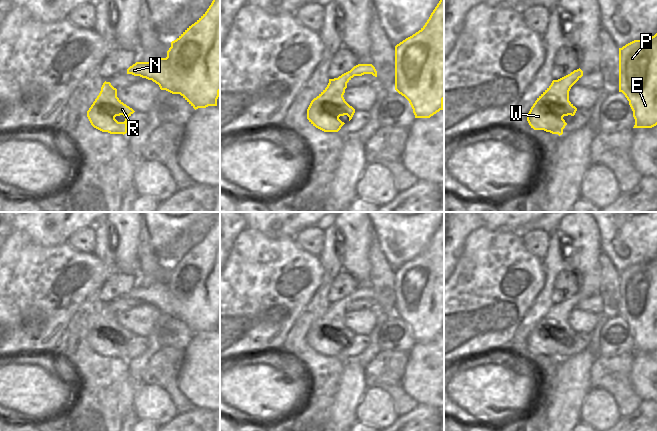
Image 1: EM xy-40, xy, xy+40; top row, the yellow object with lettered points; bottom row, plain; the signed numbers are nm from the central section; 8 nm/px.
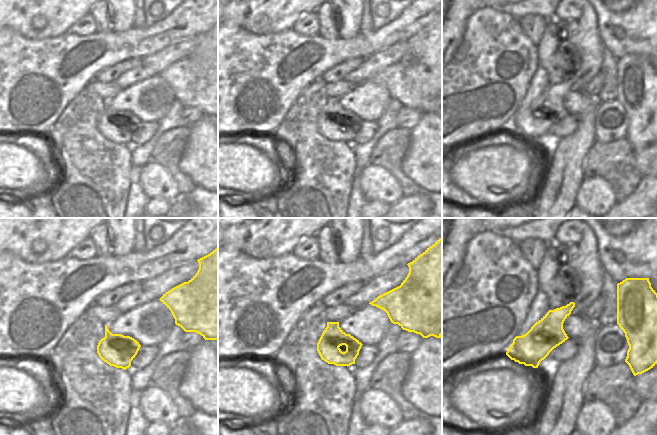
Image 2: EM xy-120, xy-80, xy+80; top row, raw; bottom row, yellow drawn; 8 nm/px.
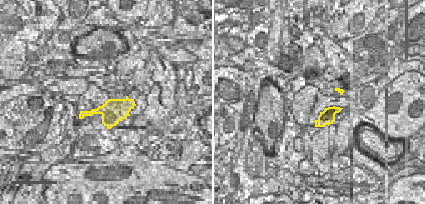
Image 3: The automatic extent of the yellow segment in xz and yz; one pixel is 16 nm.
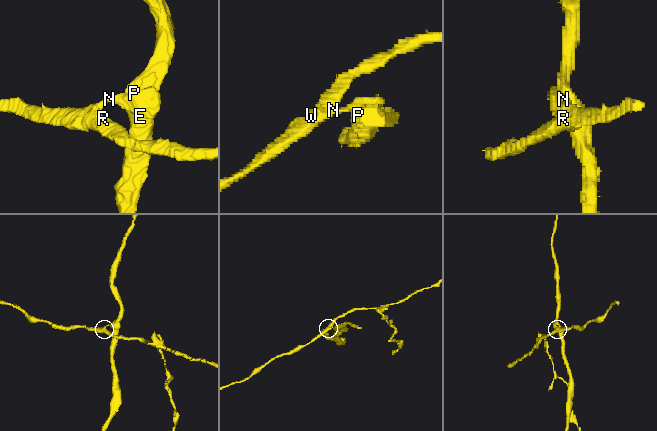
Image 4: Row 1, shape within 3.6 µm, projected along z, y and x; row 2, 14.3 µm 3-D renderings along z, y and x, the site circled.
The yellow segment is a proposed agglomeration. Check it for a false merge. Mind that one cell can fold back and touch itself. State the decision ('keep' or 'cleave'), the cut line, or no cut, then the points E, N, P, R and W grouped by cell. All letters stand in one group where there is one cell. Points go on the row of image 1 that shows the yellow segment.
cleave | xy (351, 69), (355, 75) | E N P / R W

